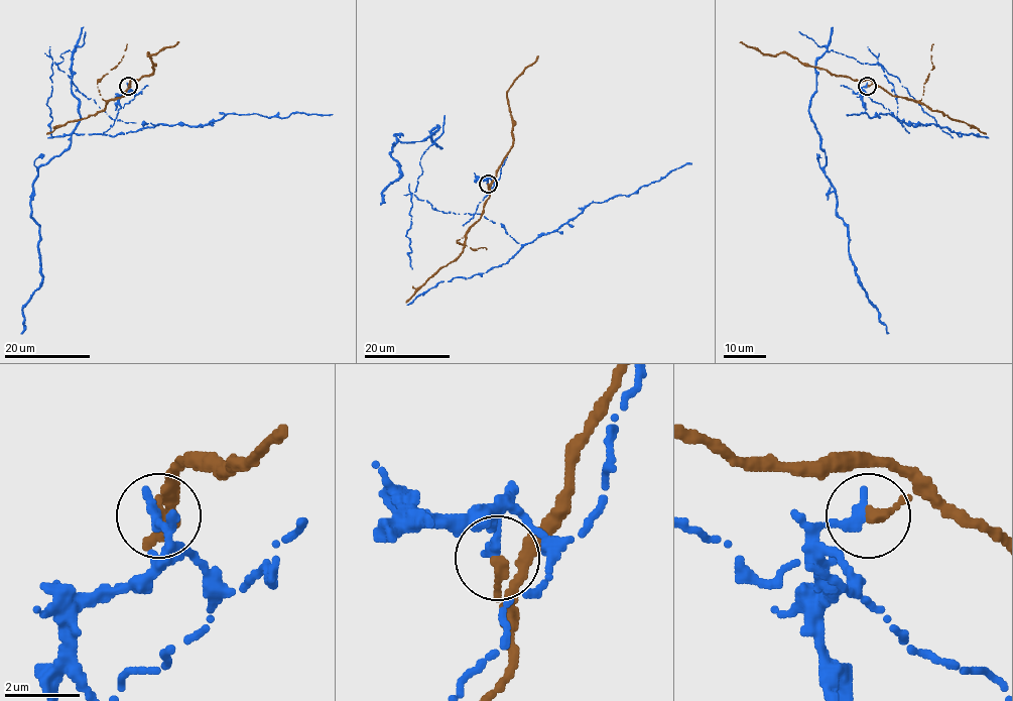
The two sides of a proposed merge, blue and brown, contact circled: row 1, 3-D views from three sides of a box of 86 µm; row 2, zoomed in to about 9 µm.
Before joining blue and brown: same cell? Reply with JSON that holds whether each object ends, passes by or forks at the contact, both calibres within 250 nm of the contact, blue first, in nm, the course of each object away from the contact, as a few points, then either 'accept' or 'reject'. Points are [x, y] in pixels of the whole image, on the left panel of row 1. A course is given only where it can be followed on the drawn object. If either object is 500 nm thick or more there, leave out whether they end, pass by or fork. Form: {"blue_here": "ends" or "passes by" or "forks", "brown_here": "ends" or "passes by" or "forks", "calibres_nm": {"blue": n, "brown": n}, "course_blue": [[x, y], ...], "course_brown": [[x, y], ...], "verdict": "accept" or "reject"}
{"blue_here": "ends", "brown_here": "ends", "calibres_nm": {"blue": 360, "brown": 320}, "course_blue": [[129, 86], [134, 98], [112, 119], [54, 63], [73, 51], [80, 120], [32, 185], [42, 281], [20, 333]], "course_brown": [[129, 86], [132, 80], [153, 71], [148, 52], [155, 54], [178, 42]], "verdict": "reject"}

